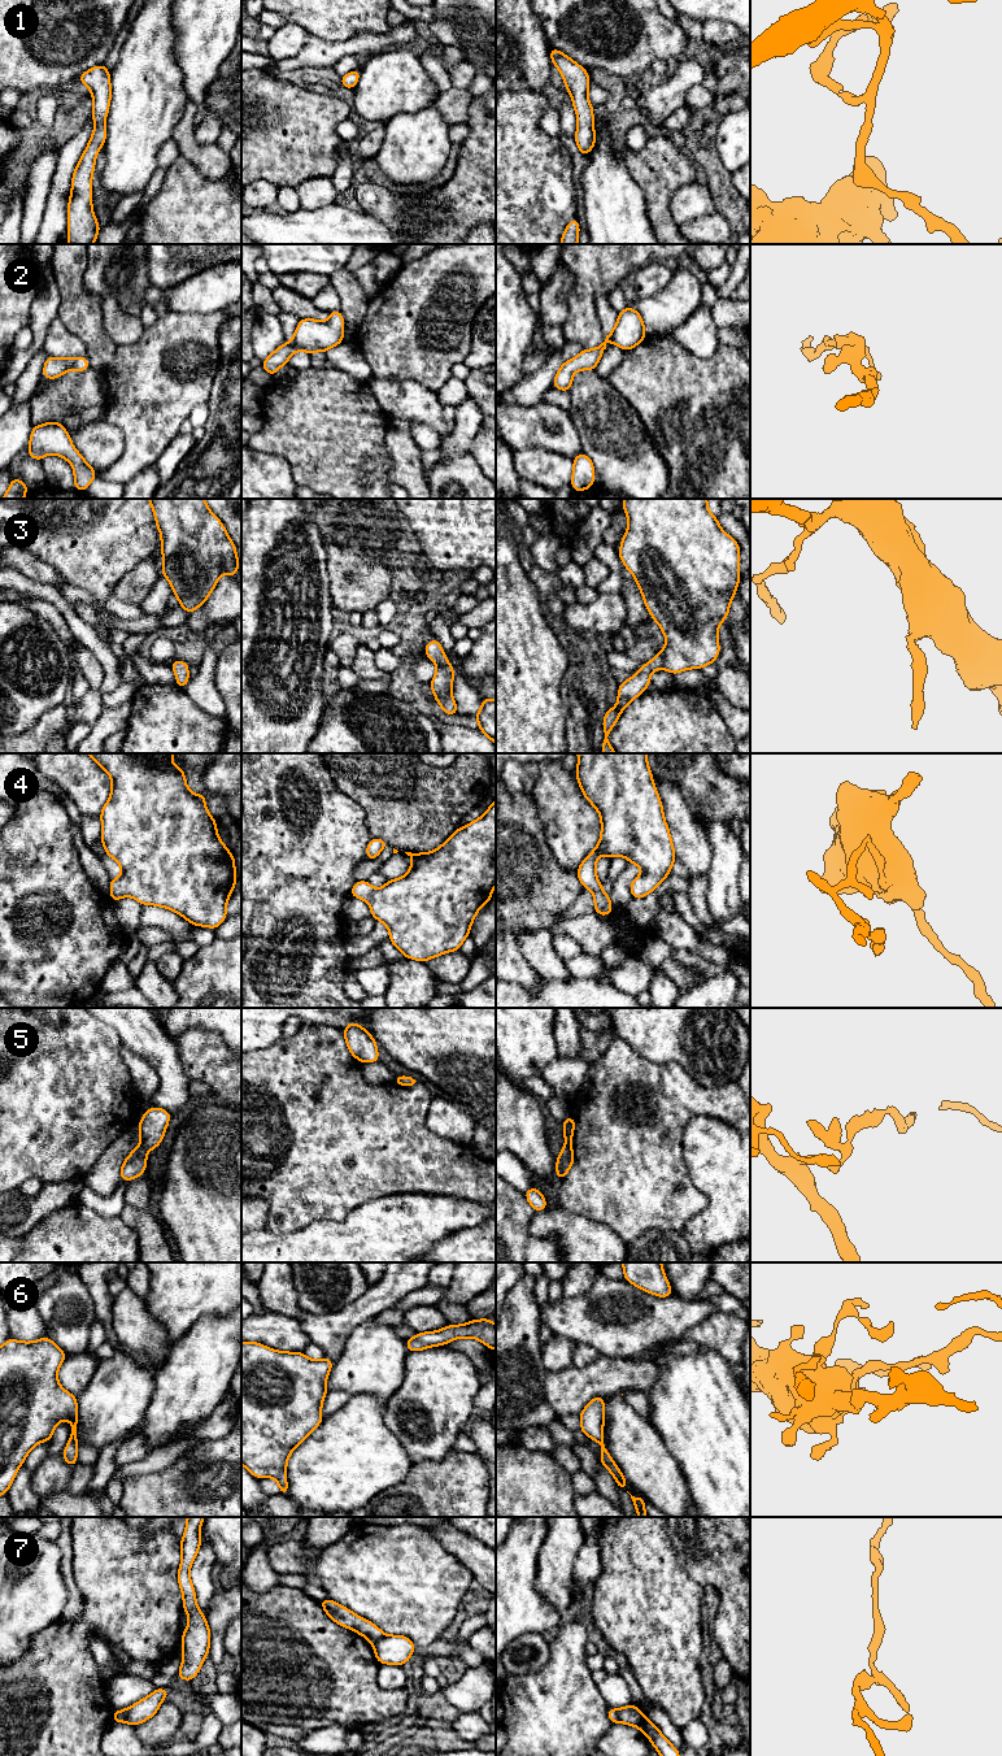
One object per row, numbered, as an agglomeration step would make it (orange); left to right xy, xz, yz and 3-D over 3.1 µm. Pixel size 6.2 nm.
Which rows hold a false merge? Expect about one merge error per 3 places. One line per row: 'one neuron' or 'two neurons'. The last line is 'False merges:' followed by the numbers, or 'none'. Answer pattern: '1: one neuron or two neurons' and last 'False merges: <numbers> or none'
1: one neuron
2: one neuron
3: one neuron
4: one neuron
5: two neurons
6: one neuron
7: two neurons
False merges: 5, 7

